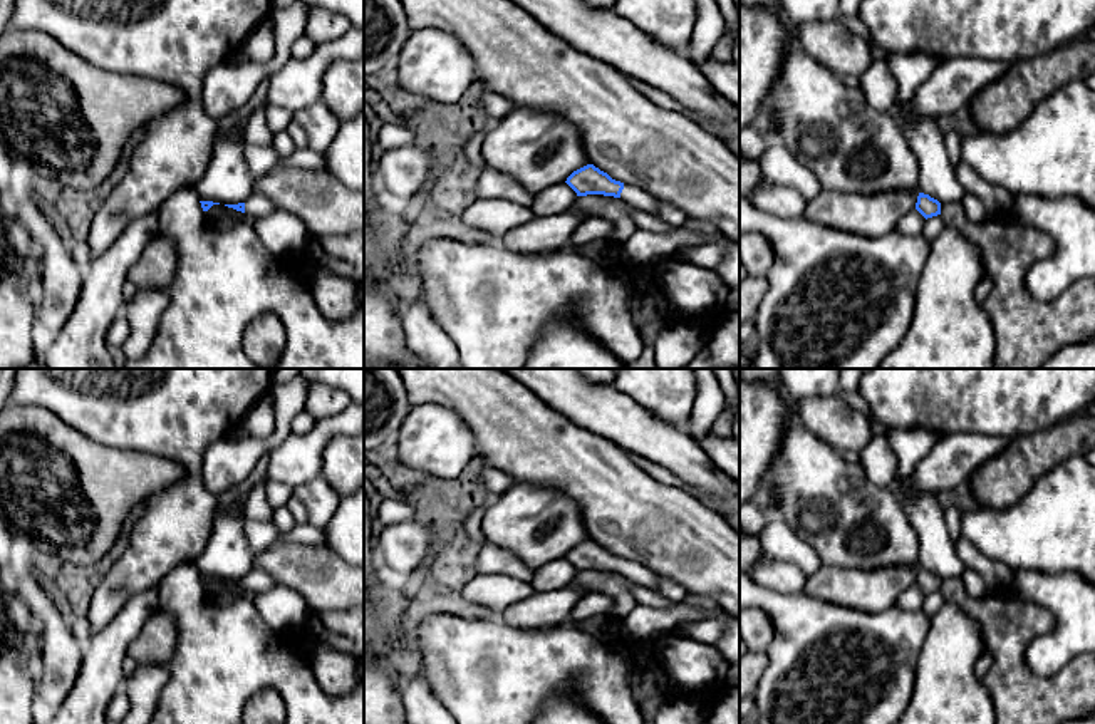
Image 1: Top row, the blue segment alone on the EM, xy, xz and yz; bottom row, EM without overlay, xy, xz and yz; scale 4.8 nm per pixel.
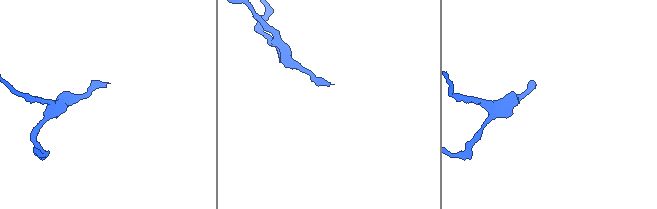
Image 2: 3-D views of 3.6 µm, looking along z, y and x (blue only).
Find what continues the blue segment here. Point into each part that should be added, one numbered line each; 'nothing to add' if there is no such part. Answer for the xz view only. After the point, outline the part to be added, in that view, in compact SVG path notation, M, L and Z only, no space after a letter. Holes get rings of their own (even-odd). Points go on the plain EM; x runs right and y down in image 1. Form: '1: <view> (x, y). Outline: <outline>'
1: xz (636, 574). Outline: M624 560L624 565L620 568L620 575L636 585L641 585L647 590L661 593L657 580L656 580L656 573L652 573L651 570L647 570L642 565Z

